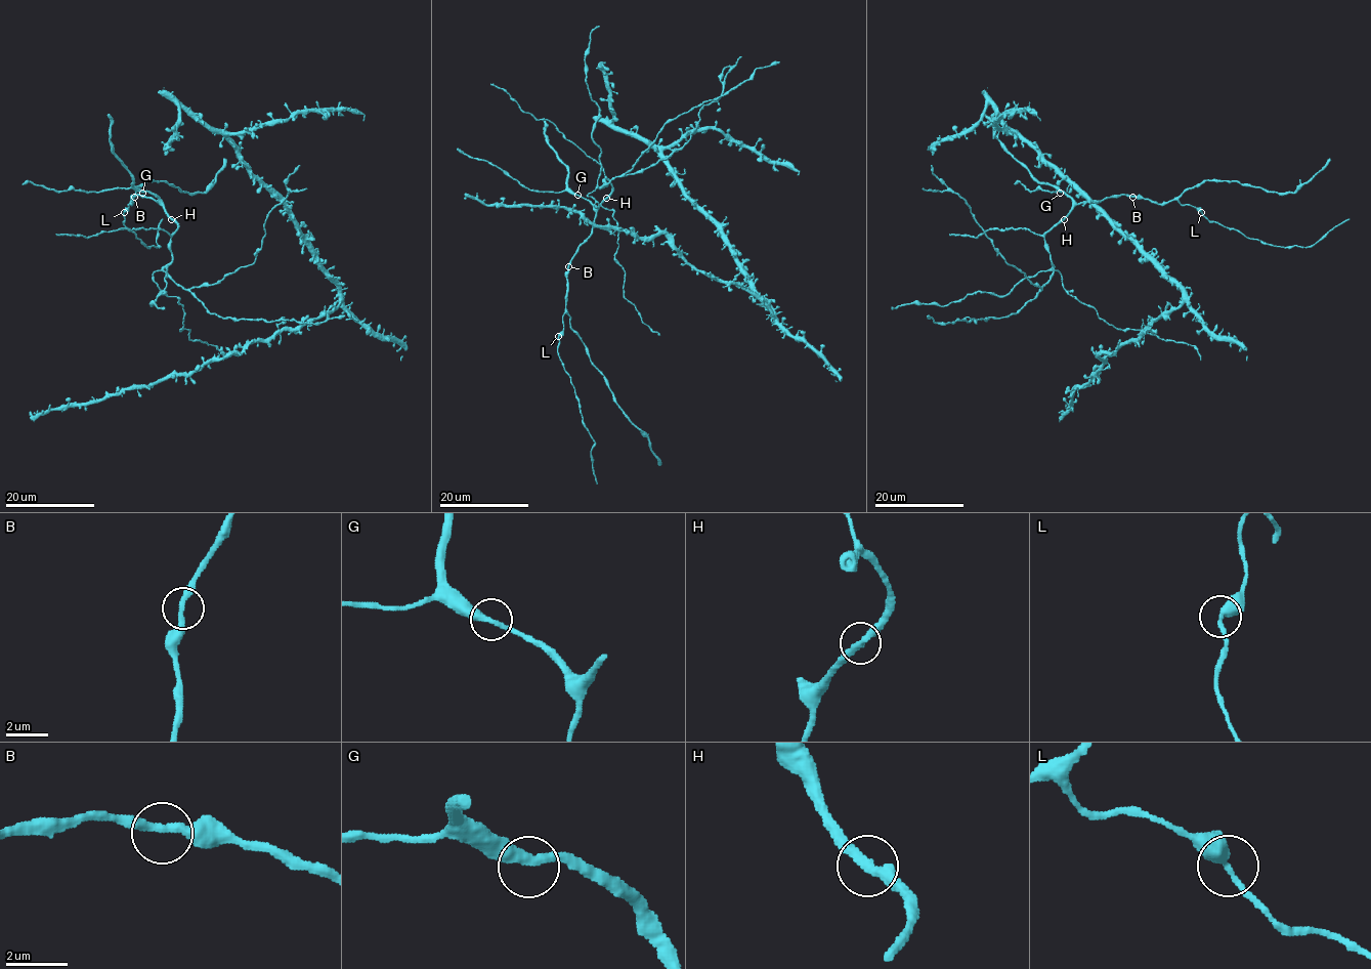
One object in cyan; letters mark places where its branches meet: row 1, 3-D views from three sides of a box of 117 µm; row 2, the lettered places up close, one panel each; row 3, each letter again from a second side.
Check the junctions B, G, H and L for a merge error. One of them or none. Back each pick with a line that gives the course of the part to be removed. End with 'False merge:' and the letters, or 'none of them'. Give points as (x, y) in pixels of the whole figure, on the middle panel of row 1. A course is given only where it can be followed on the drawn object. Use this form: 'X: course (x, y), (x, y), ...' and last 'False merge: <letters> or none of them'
False merge: none of them

